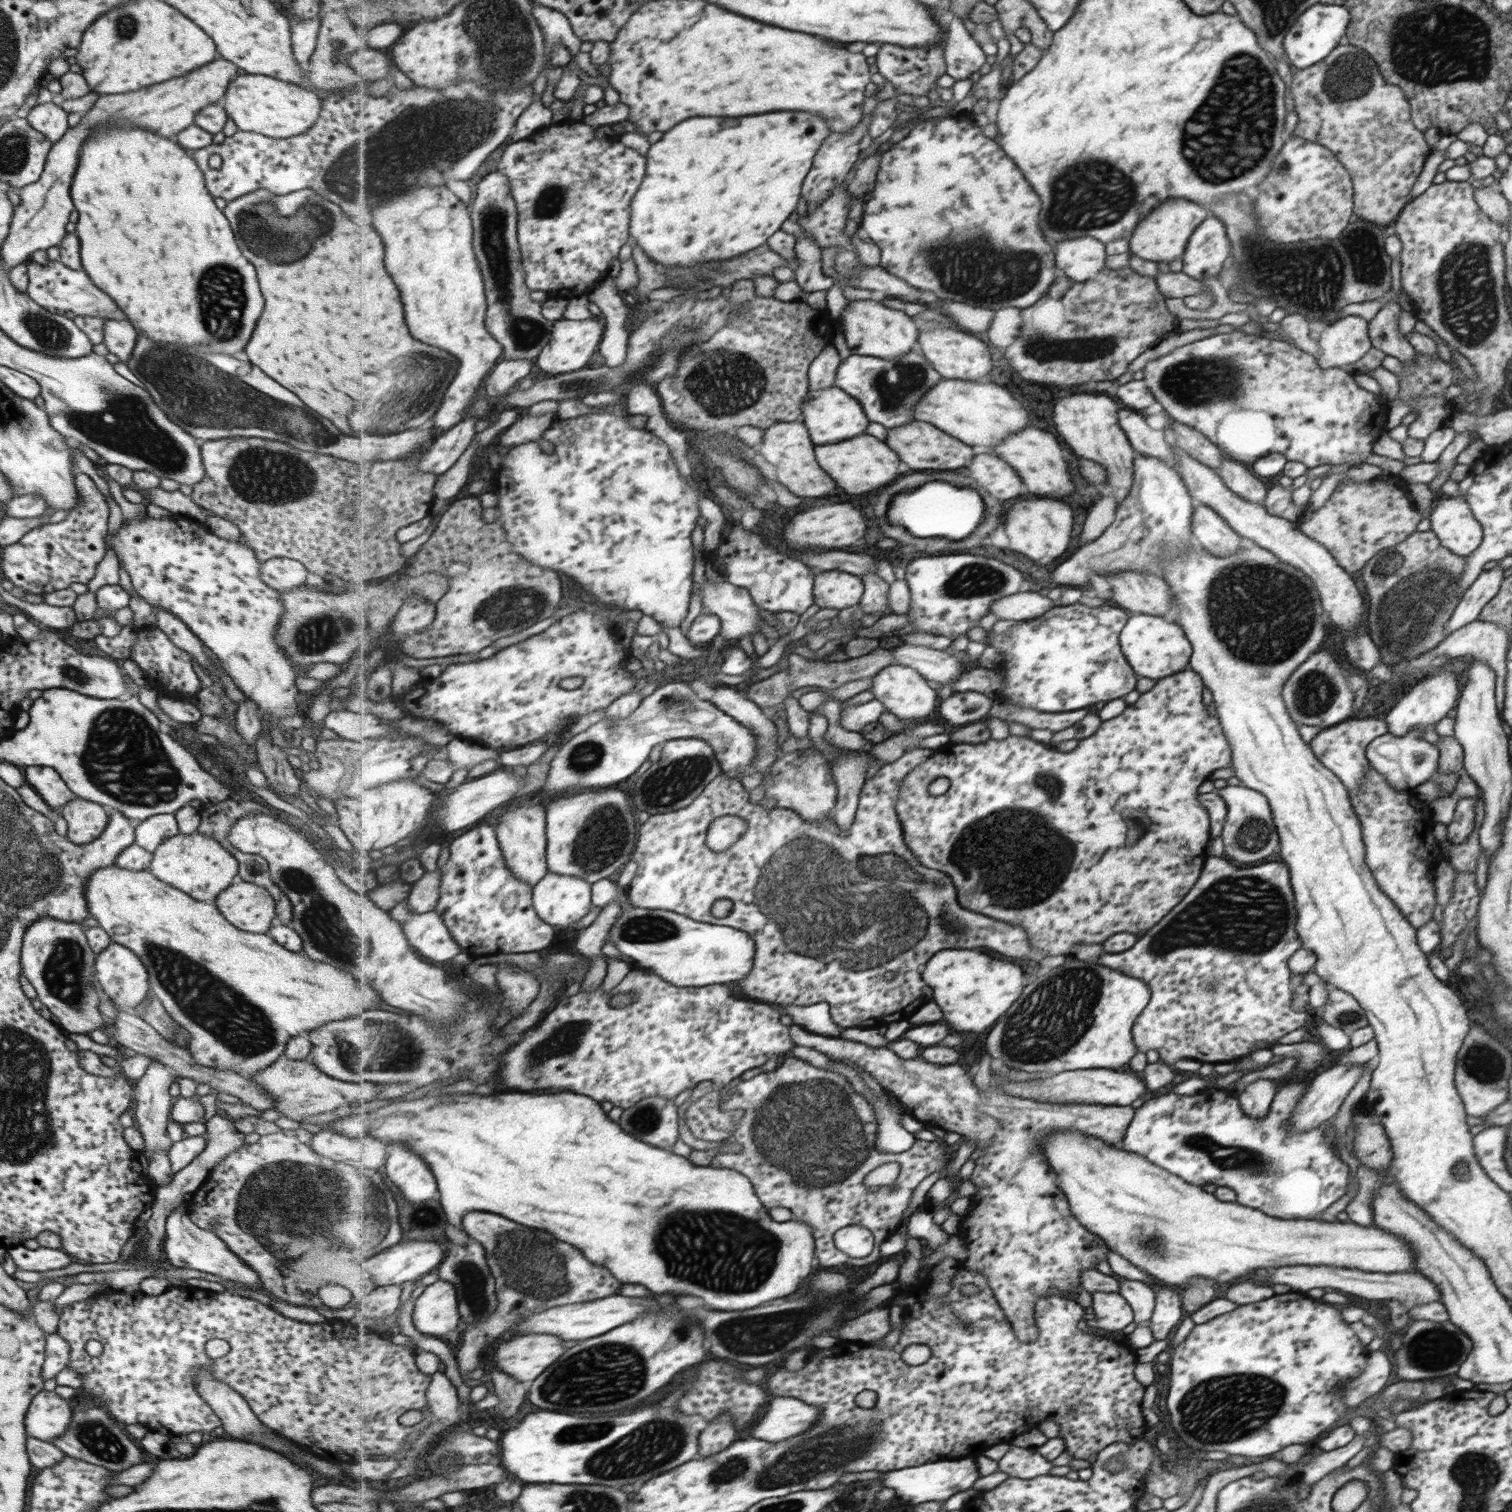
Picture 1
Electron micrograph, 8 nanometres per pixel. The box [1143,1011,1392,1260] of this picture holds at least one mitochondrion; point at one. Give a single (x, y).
(1236, 1158)

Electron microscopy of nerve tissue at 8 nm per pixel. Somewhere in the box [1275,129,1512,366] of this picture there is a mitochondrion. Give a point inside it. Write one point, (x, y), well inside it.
(1468, 301)

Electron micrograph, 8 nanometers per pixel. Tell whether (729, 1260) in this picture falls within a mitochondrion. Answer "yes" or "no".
yes

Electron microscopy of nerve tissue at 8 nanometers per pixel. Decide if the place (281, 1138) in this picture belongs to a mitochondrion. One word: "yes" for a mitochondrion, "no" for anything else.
no

